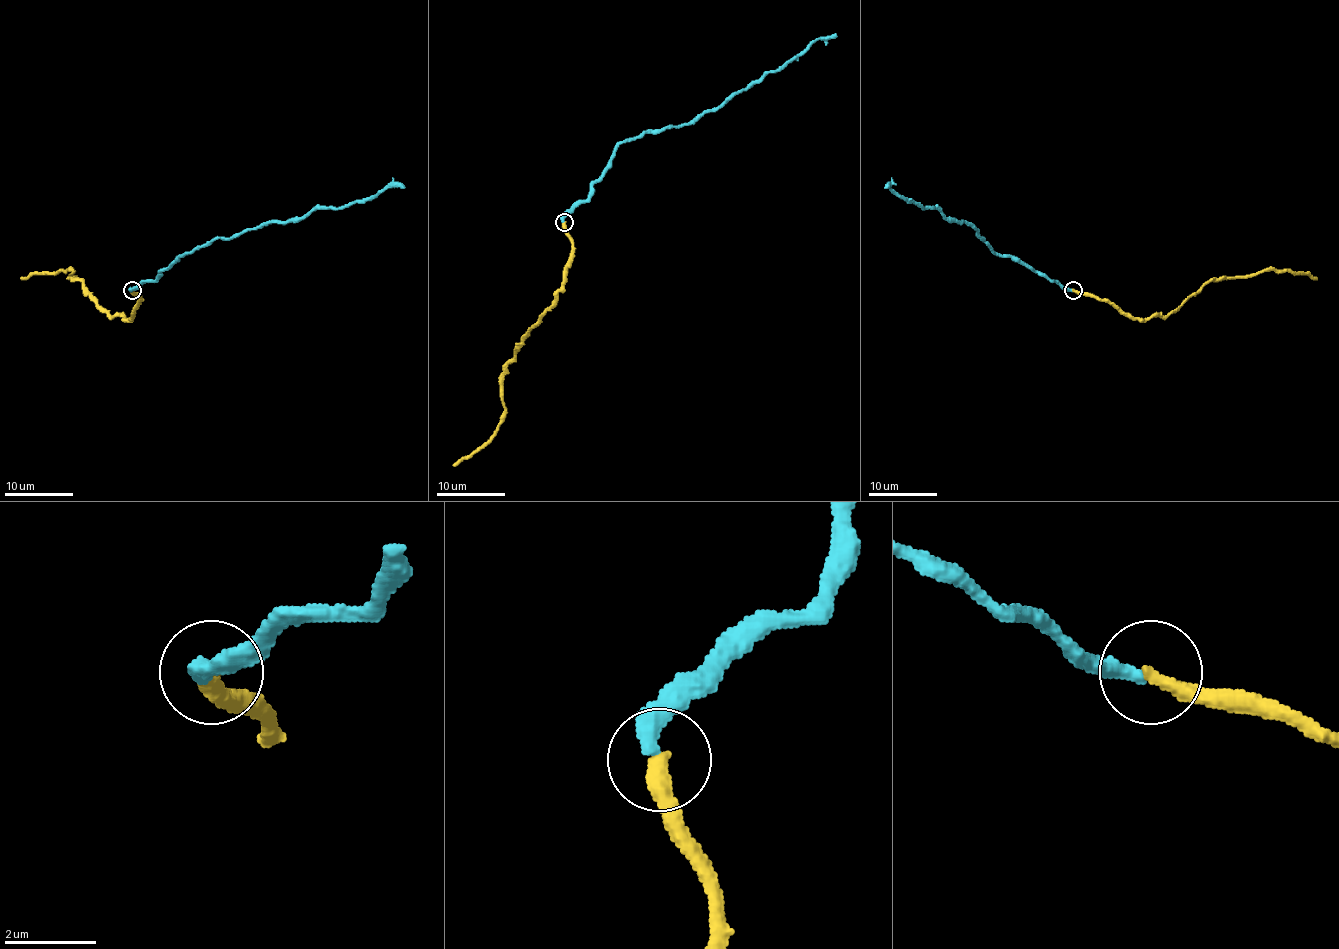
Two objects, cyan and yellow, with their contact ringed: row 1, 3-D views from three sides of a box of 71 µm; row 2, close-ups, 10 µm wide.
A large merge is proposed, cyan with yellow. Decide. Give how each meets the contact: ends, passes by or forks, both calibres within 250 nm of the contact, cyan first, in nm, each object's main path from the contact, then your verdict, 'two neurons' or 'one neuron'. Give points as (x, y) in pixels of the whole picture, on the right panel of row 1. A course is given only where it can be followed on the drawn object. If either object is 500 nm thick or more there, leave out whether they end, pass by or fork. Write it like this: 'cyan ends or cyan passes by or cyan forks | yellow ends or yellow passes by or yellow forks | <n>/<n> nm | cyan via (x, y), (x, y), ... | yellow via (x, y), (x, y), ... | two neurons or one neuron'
cyan ends | yellow ends | 380/360 nm | cyan via (1072, 290), (1017, 259), (1001, 257), (967, 223), (950, 221), (937, 209), (884, 188) | yellow via (1074, 290), (1108, 299), (1124, 312), (1150, 319), (1170, 314), (1212, 280), (1274, 269), (1308, 273), (1317, 280) | one neuron

